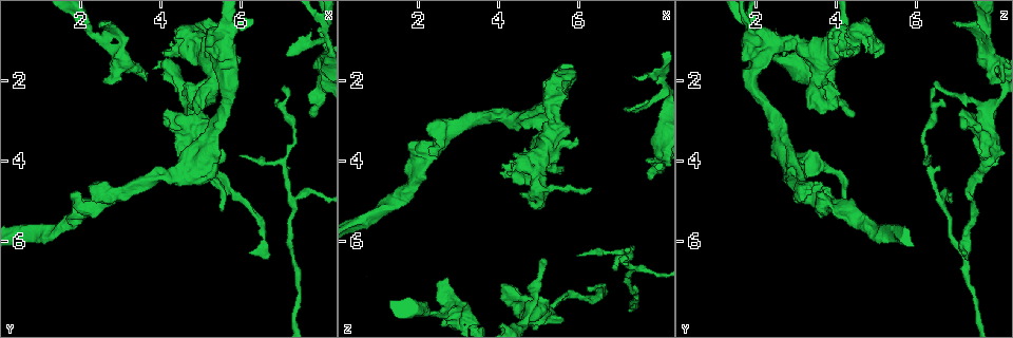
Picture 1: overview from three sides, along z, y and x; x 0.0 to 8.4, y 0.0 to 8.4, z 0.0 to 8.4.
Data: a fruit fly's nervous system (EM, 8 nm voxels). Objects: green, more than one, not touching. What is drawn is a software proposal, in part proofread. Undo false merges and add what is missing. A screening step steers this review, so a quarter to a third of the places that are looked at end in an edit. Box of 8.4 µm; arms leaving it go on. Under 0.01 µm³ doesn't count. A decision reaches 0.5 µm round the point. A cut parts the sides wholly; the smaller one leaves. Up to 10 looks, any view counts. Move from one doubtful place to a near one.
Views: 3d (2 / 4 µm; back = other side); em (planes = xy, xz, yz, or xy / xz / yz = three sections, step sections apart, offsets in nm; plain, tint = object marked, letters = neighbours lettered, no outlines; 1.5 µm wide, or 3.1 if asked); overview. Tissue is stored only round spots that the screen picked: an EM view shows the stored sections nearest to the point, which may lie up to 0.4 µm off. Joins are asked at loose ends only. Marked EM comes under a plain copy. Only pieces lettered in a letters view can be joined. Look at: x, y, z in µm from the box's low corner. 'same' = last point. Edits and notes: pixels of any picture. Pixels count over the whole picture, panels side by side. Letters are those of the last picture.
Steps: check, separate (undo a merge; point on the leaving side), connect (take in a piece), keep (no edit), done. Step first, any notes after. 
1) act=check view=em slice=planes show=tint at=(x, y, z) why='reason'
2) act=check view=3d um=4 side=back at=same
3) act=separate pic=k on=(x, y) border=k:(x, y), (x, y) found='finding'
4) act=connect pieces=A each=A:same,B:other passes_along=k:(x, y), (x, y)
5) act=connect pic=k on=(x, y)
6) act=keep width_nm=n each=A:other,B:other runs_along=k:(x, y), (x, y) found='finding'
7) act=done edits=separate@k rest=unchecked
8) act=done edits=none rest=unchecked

act=check view=3d um=2 at=(4.55, 2.30, 4.10) why='free end'

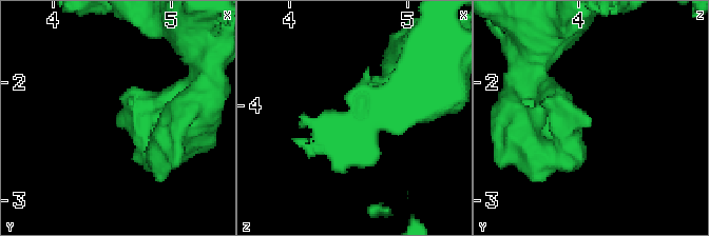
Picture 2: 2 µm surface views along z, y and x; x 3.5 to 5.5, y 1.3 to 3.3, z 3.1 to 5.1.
act=check view=em slice=yz step=4 show=letters at=(4.54, 2.32, 4.06)

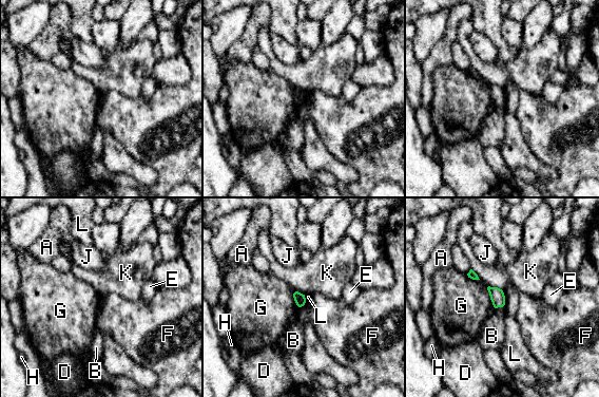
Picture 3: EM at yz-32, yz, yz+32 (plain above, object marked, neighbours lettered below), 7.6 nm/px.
act=keep each=A:other,B:other,D:other,E:other,F:other,G:other,H:other,J:other,K:other,L:other border=3:(487, 286), (489, 299), (495, 307) found='no lettered piece goes on from it'

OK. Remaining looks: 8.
act=check view=3d um=2 at=(7.10, 1.40, 2.70) why='branch stops here'

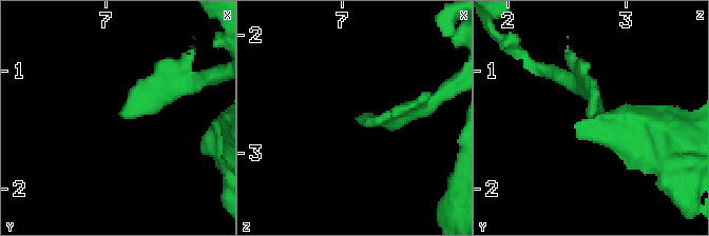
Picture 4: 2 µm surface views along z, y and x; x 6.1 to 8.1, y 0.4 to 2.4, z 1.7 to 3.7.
act=check view=em slice=planes show=letters at=(7.12, 1.36, 2.72)

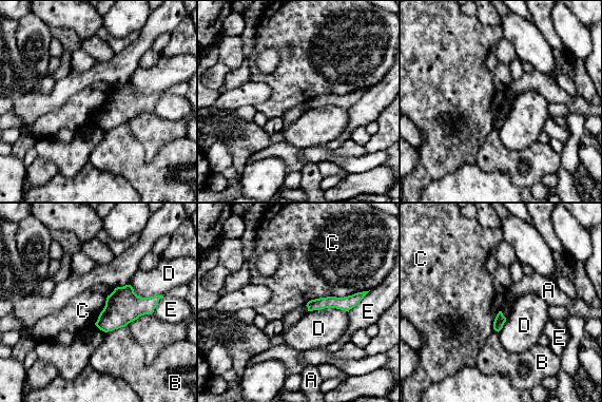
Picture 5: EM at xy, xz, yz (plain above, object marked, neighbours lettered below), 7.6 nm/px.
act=keep each=A:other,B:other,C:other,D:other,E:other runs_along=5:(358, 295), (310, 308) found='none of them fits'

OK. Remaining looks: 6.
act=check view=em slice=xz step=8 show=tint at=(5.50, 5.25, 4.25) why='tapers out'

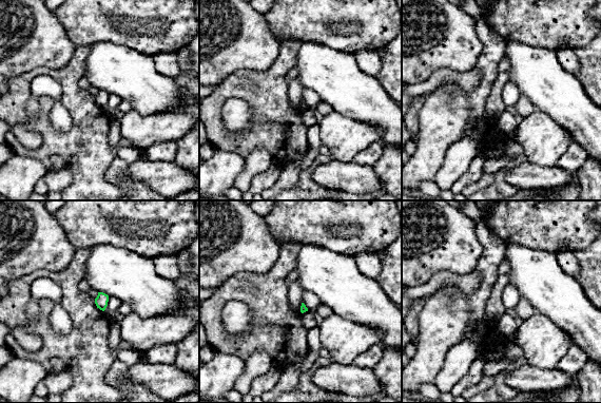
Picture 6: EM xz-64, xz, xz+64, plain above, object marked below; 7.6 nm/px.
act=check view=em slice=planes show=letters at=same

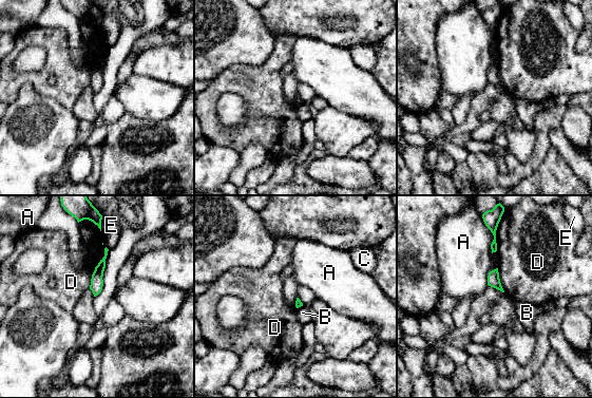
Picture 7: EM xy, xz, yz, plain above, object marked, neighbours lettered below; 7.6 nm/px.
act=keep longest_contact=D:340nm each=A:other,B:other,C:other,D:other,E:other border=7:(106, 247), (89, 288) found='none of them fits'

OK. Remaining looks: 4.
act=check view=3d um=2 side=back at=(2.50, 1.00, 7.75)

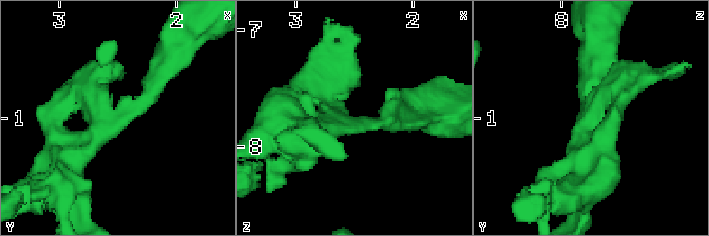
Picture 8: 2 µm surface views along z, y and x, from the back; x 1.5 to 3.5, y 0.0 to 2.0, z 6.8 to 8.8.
act=check view=em slice=planes show=tint at=(2.52, 0.98, 7.80) arms=4 why='need the tissue'

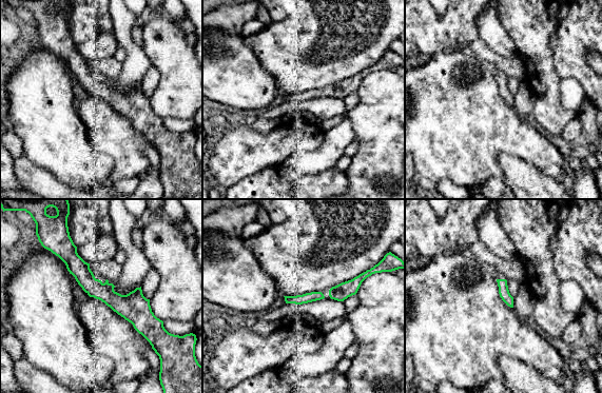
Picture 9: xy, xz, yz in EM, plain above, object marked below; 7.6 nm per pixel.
act=check view=em slice=planes show=letters at=same

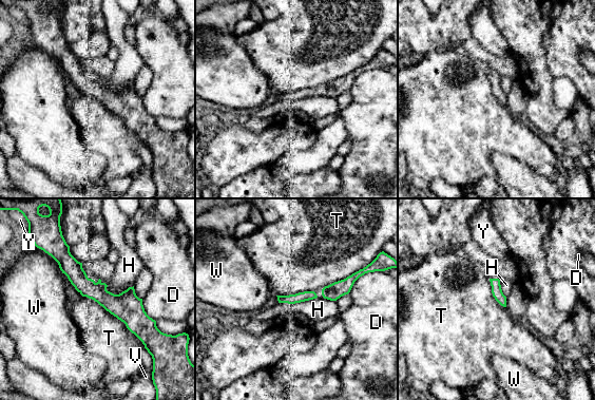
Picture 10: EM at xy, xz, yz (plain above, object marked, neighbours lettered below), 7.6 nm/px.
act=keep longest_contact=T:600nm each=D:other,H:other,T:other,V:other,W:other,Y:other border=10:(100, 280), (114, 293), (133, 285) found='all the same cell'

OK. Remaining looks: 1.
act=done edits=none rest=unchecked

